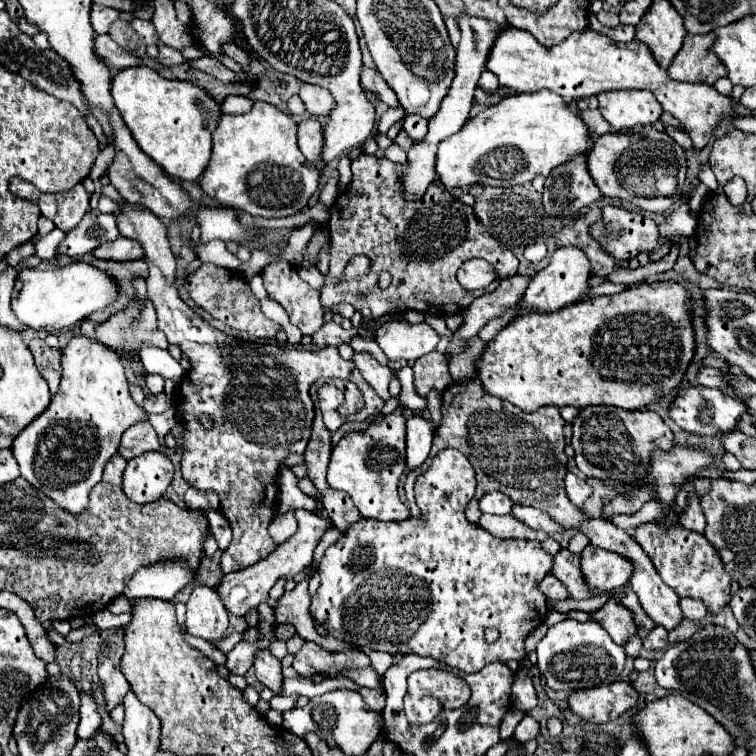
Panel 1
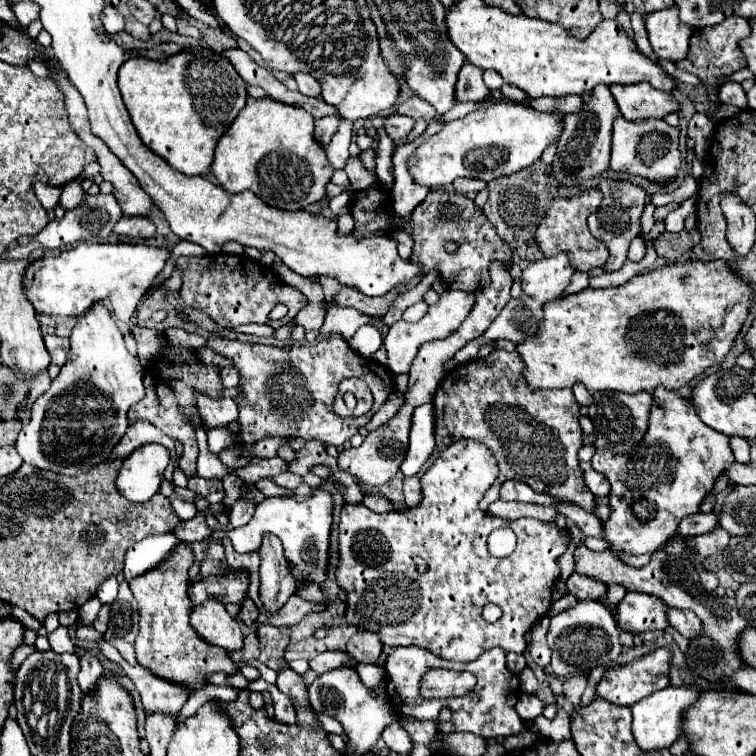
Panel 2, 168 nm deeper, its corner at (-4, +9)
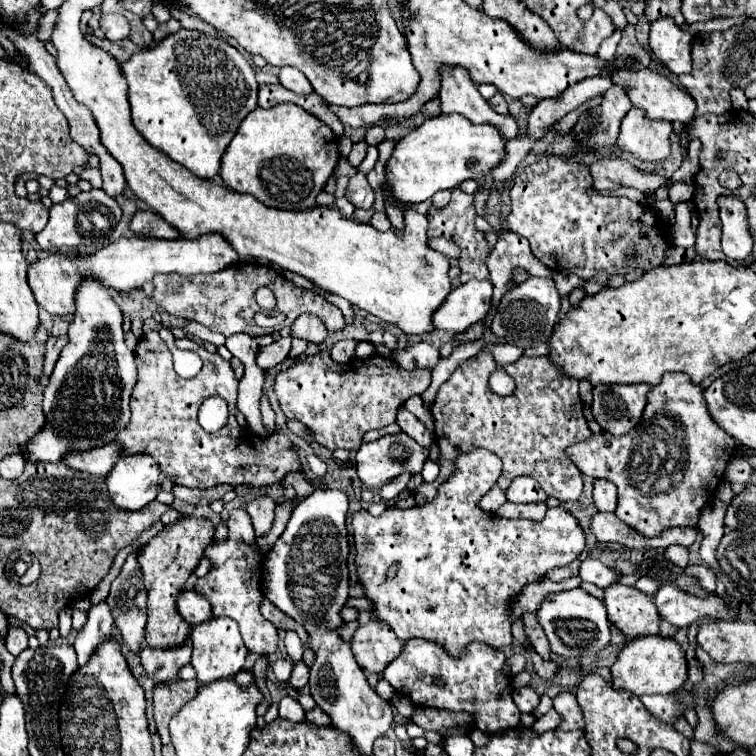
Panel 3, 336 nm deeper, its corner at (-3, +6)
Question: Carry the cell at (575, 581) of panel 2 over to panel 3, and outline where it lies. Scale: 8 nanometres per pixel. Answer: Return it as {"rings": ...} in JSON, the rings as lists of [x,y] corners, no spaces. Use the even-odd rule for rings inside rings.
{"rings":[[[610,585],[604,589],[604,603],[610,613],[610,623],[628,639],[658,633],[662,617],[656,613],[656,605],[652,605],[652,595],[636,587]]]}

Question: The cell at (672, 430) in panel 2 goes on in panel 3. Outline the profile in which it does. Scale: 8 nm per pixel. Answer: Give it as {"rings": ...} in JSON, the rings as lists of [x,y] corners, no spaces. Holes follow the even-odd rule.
{"rings":[[[668,373],[658,385],[650,389],[646,409],[636,429],[630,429],[630,433],[622,437],[614,437],[604,431],[594,433],[588,441],[568,447],[568,459],[580,469],[580,473],[612,481],[618,487],[616,515],[642,535],[656,537],[660,535],[660,531],[676,527],[680,523],[684,527],[698,527],[700,511],[722,481],[724,469],[734,449],[736,441],[728,437],[728,433],[724,433],[724,429],[720,429],[716,421],[712,421],[708,407],[704,405],[704,389],[700,385],[692,385],[692,381],[684,373]]]}

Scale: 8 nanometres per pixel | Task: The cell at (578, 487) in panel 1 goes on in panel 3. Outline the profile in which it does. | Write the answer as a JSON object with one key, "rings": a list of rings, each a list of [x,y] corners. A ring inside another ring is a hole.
{"rings":[[[596,479],[592,497],[598,511],[616,511],[618,499],[616,499],[616,485],[612,485],[612,481]]]}

